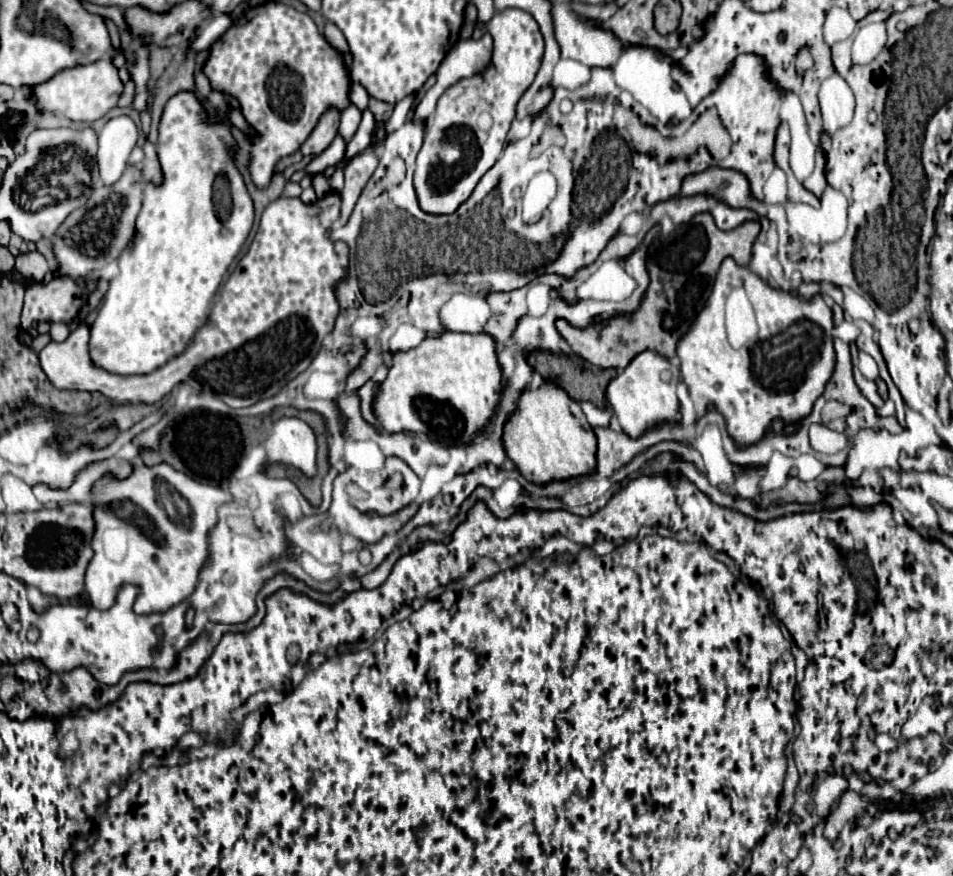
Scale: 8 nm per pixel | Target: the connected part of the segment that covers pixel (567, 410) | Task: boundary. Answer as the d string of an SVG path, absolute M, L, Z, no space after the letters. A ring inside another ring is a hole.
M545 381L537 389L525 389L517 409L505 421L503 447L519 473L533 483L571 479L595 471L597 441L581 407L555 381Z

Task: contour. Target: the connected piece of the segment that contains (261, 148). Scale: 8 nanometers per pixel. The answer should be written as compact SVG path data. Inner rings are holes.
M269 1L269 3L261 3L257 7L251 7L239 19L239 23L233 23L229 27L229 31L211 45L209 57L207 57L205 65L201 67L201 71L209 77L213 89L227 91L239 99L243 117L247 119L247 123L251 123L257 129L259 139L253 141L249 171L251 171L253 183L261 189L269 185L275 163L281 157L291 155L301 147L301 143L309 137L317 119L321 117L321 113L327 107L333 105L337 109L345 109L349 105L349 73L345 69L343 55L325 41L325 37L317 31L317 25L313 23L313 19L307 13L301 13L293 7L289 7L285 3L277 3L277 1ZM225 37L243 37L243 45L223 49ZM259 37L277 37L277 39L283 39L283 43L265 45L259 49Z

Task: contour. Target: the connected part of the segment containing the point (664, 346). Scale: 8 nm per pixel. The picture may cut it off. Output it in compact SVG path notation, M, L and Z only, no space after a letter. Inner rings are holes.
M709 211L699 213L689 223L679 225L673 235L653 239L653 251L649 247L647 255L649 287L633 313L621 313L607 321L591 323L583 329L573 327L565 319L557 319L555 327L579 357L603 369L613 367L621 371L639 351L645 349L657 351L659 355L671 359L675 357L679 337L683 335L683 331L687 331L687 327L691 327L695 315L699 313L699 307L703 307L703 303L707 301L719 263L725 257L733 257L739 265L747 265L751 257L751 245L759 231L761 225L757 221L745 221L731 231L721 231L717 229L715 219ZM609 325L613 329L605 333L605 337L601 337L601 331Z

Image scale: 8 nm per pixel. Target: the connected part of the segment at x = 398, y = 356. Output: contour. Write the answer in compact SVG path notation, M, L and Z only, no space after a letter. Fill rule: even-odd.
M443 333L439 337L427 337L419 347L415 349L409 349L409 351L397 351L393 353L393 359L391 359L391 367L387 371L387 377L385 381L379 385L379 391L375 395L375 401L373 401L373 413L375 417L379 419L381 427L387 431L387 433L399 433L399 431L421 431L425 435L433 435L435 441L439 443L469 443L471 437L481 431L487 421L493 417L495 413L495 405L499 403L499 391L501 391L501 369L497 365L497 355L495 355L495 341L491 339L491 335L487 333L477 333L477 335L471 335L471 333Z

